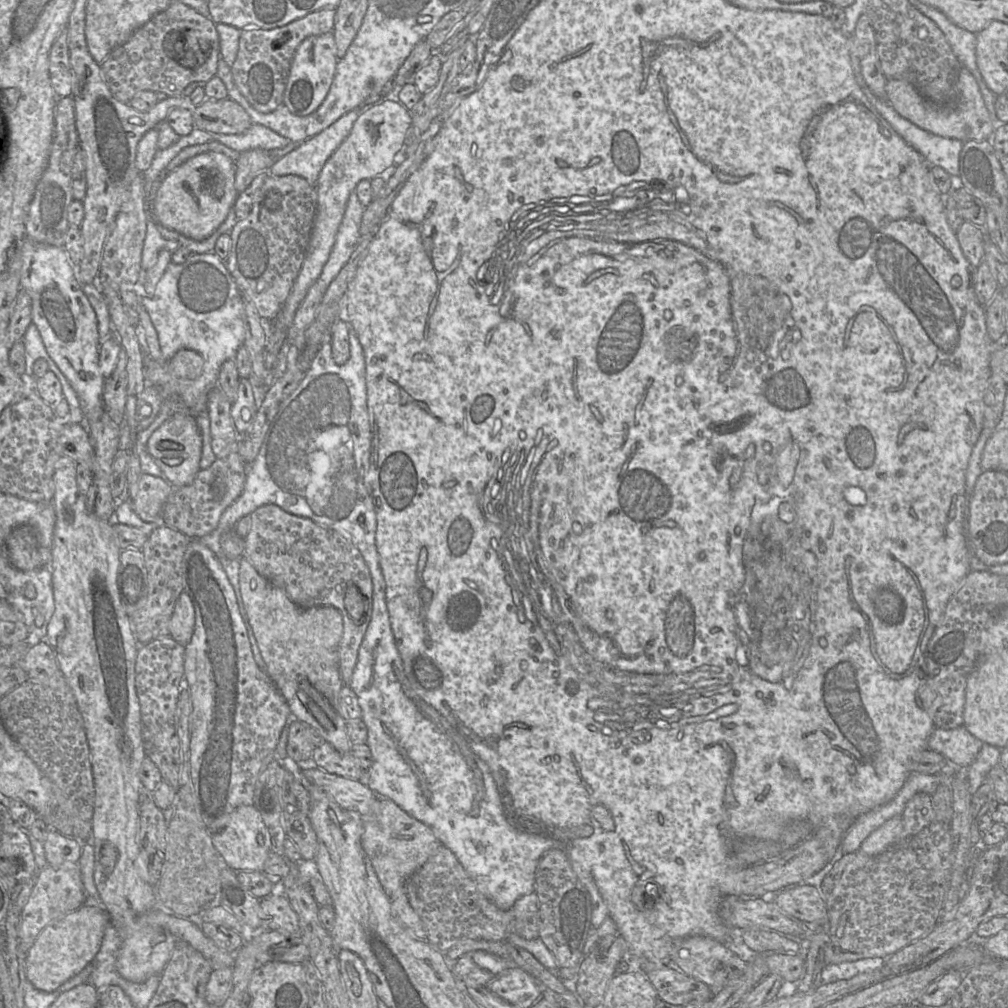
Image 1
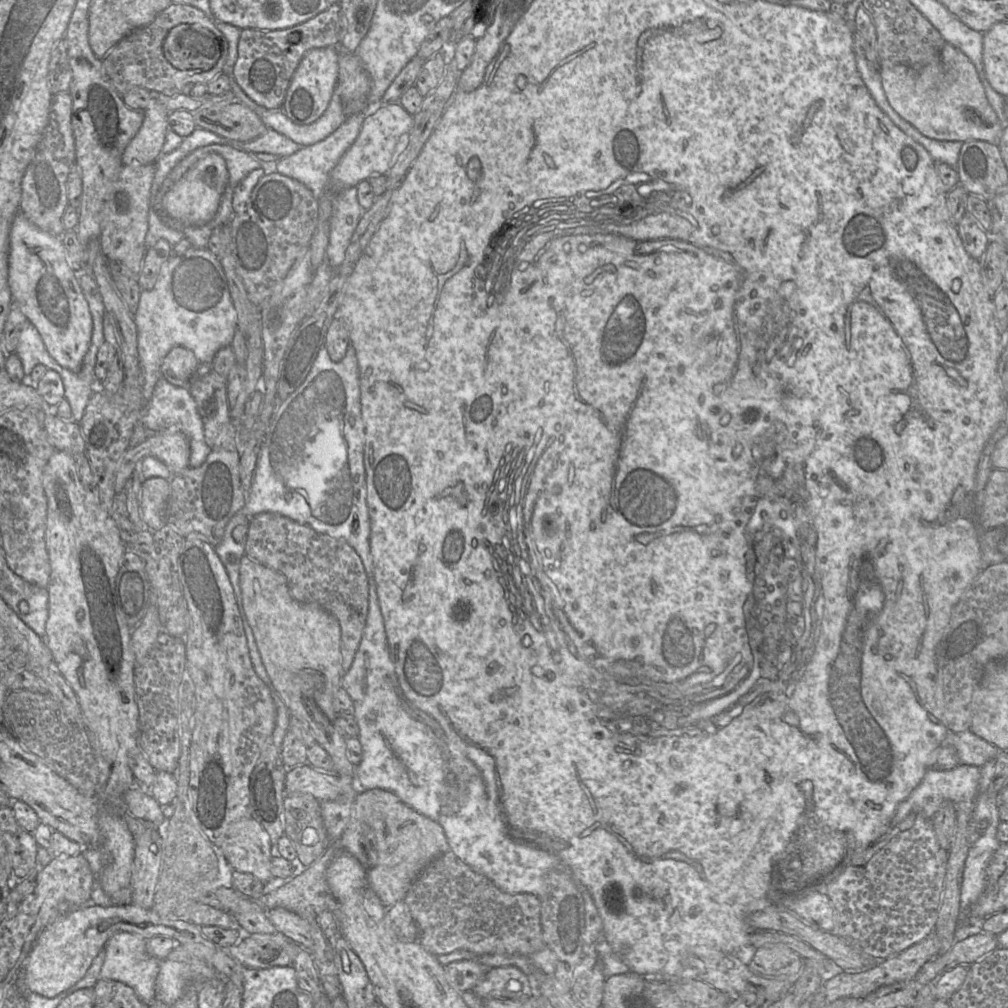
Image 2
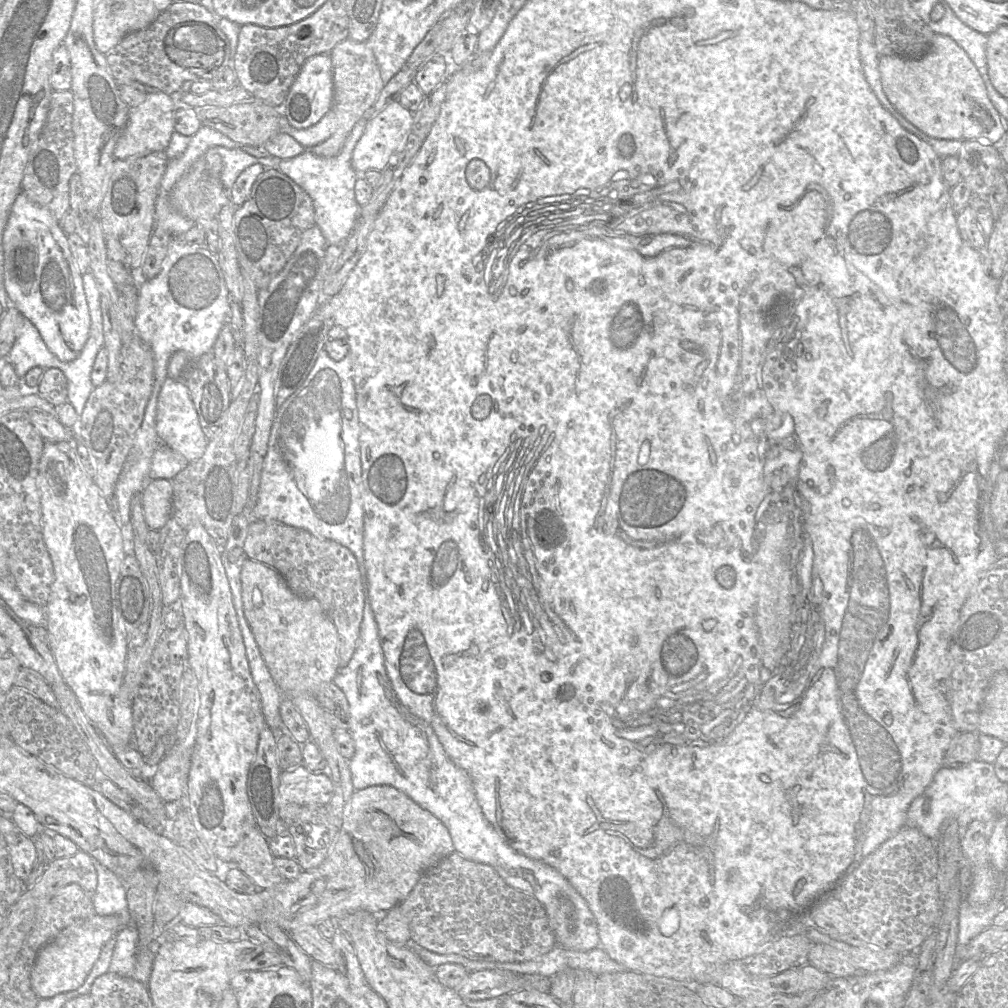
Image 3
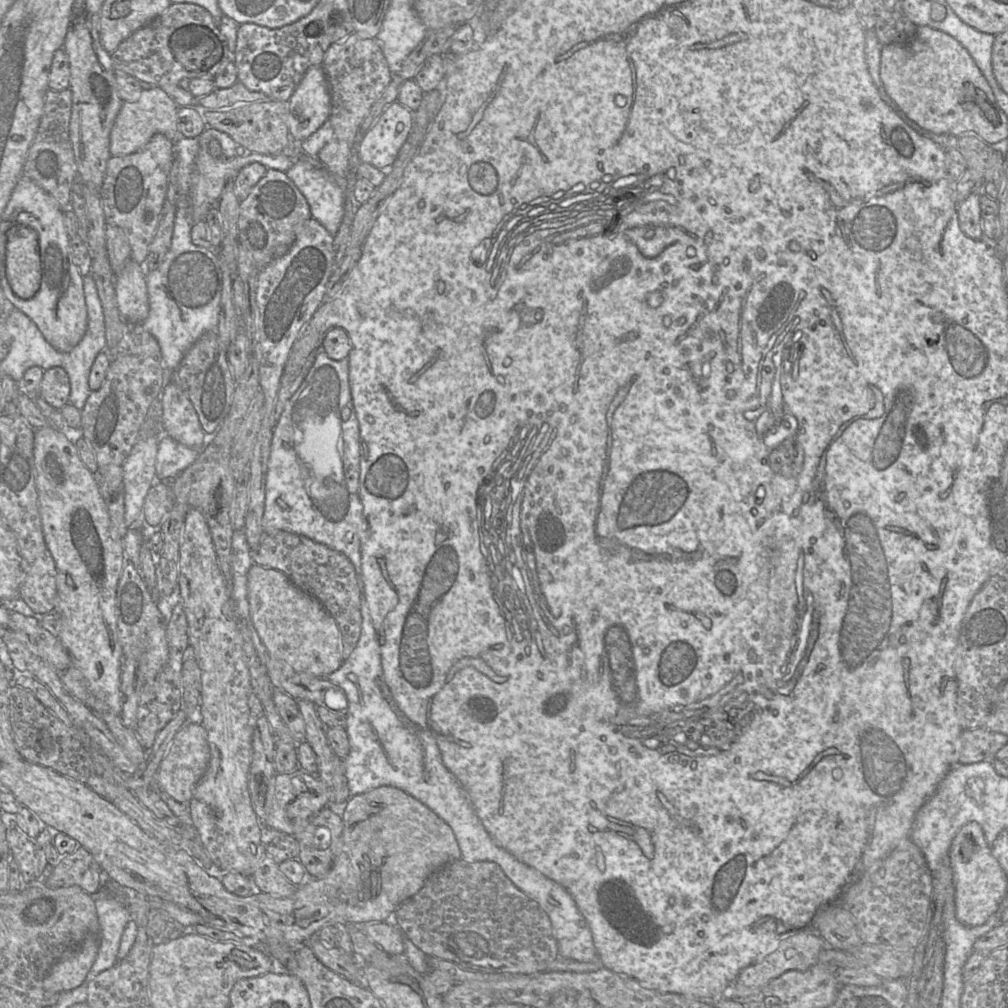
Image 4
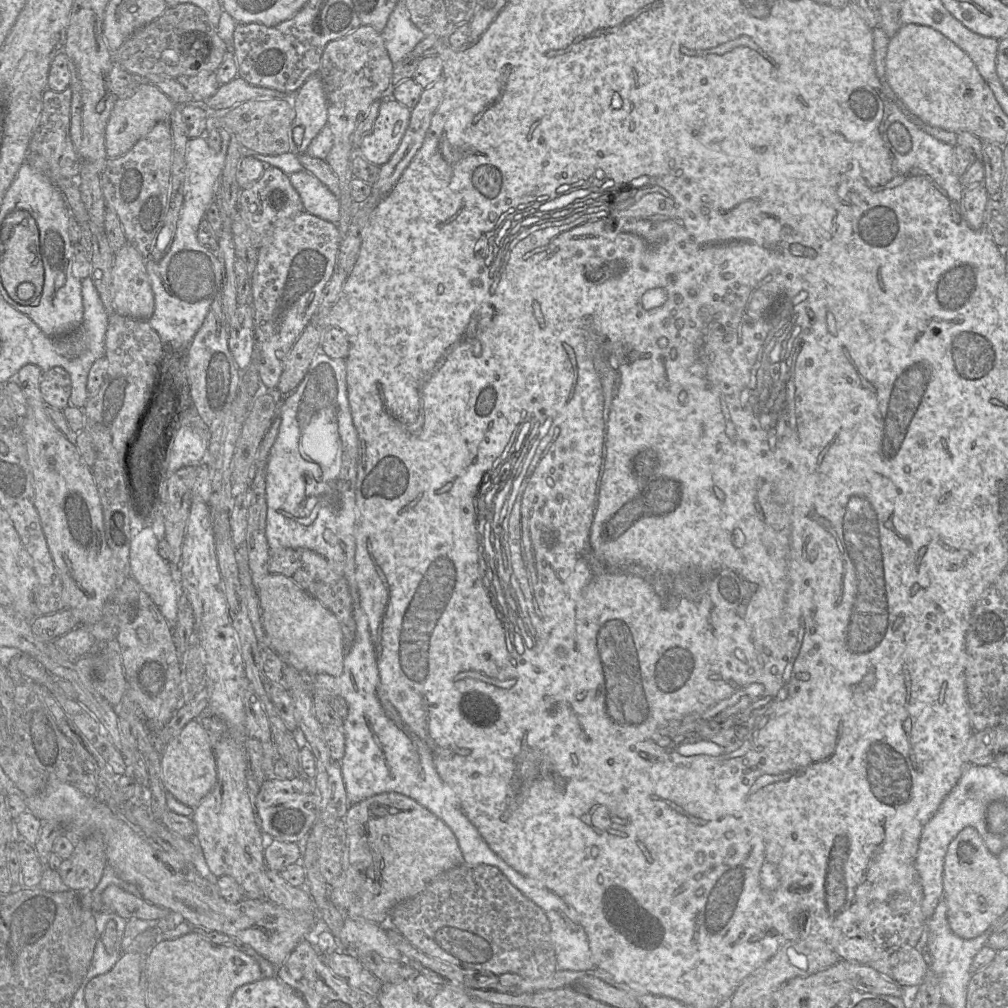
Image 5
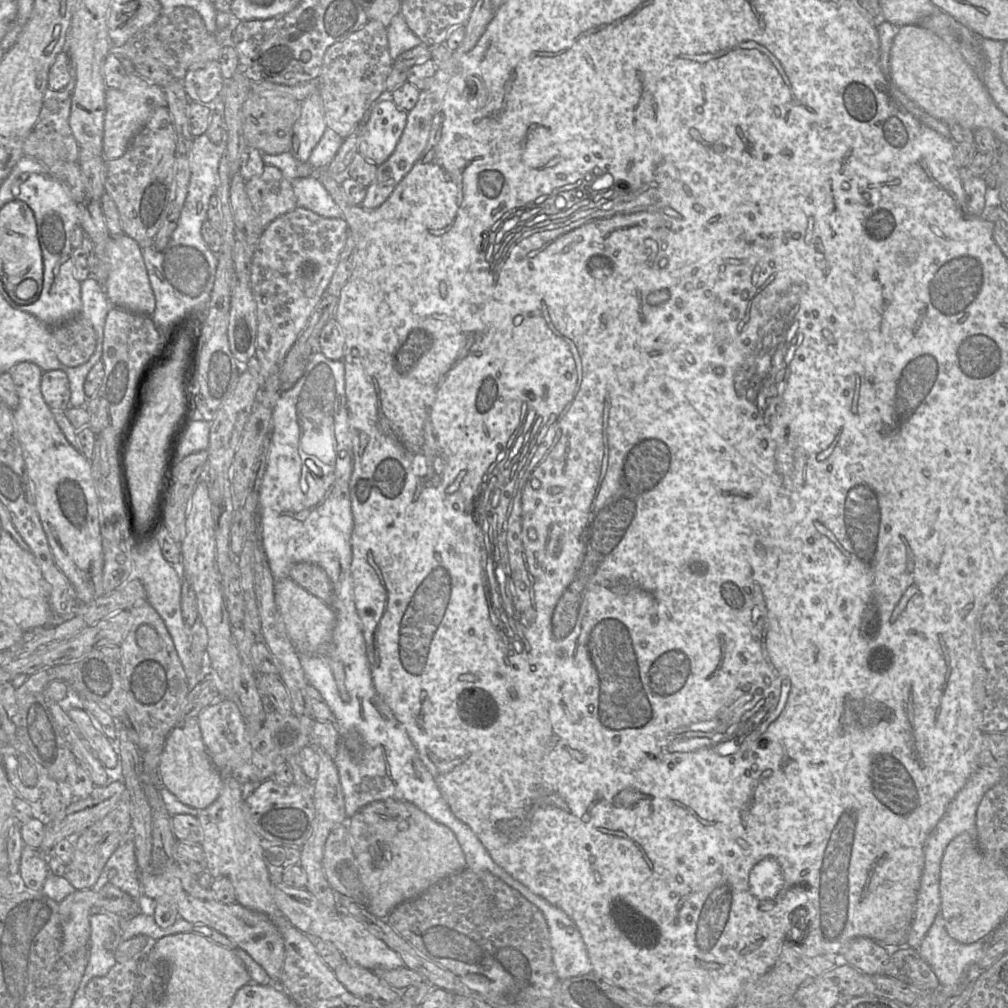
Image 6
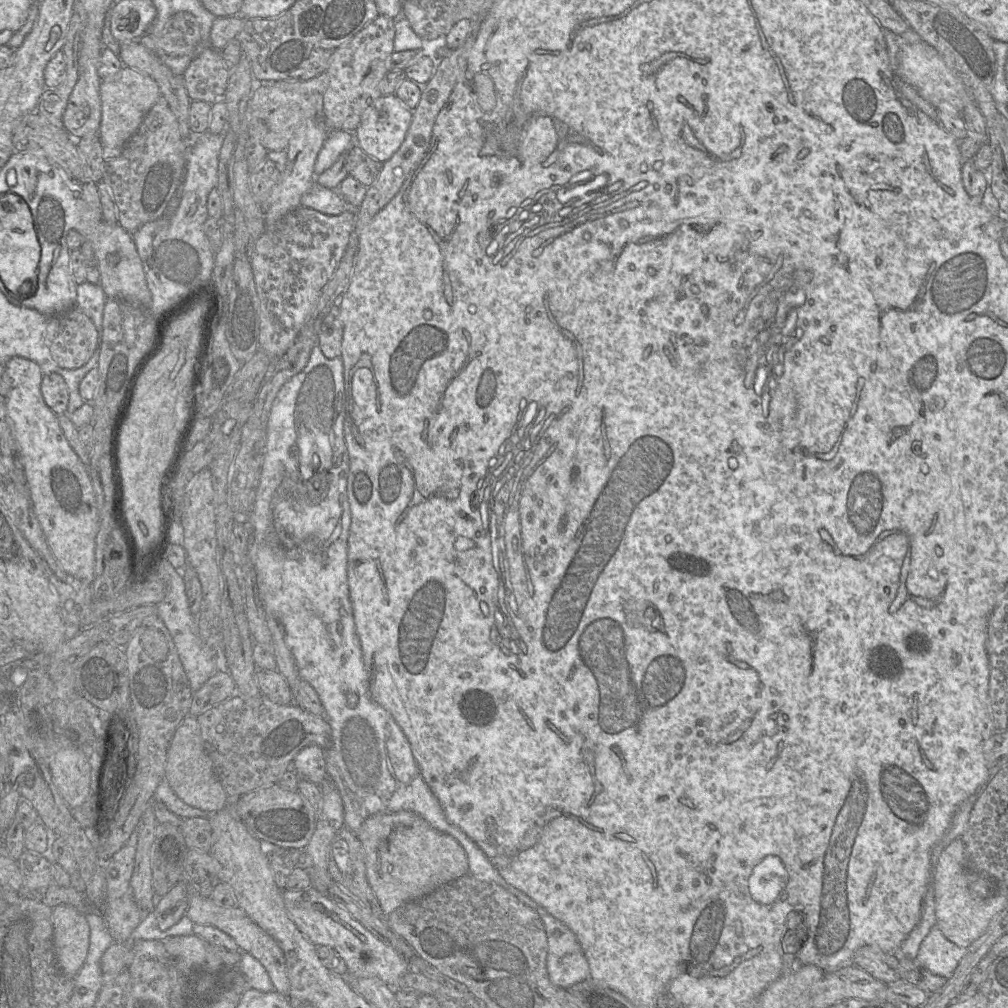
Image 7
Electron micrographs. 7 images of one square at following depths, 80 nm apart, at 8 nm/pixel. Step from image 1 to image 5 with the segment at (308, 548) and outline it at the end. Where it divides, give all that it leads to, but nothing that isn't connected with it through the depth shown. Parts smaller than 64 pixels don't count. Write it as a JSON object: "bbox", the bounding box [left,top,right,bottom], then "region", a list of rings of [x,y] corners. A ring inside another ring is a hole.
{"bbox":[268,548,356,655],"region":[[[305,548],[269,549],[268,571],[283,574],[298,584],[303,590],[319,600],[338,619],[344,643],[344,655],[352,646],[356,635],[356,621],[353,614],[353,601],[349,584],[341,568],[333,561]]]}

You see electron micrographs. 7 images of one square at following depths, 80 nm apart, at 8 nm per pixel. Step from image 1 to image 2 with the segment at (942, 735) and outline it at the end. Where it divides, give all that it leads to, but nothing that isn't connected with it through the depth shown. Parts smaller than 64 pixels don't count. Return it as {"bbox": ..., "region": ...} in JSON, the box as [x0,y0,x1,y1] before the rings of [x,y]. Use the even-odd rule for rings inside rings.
{"bbox":[941,731,1000,767],"region":[[[948,731],[941,746],[952,746],[955,748],[960,764],[981,767],[986,762],[995,759],[1000,750],[975,735],[972,731],[955,733]]]}

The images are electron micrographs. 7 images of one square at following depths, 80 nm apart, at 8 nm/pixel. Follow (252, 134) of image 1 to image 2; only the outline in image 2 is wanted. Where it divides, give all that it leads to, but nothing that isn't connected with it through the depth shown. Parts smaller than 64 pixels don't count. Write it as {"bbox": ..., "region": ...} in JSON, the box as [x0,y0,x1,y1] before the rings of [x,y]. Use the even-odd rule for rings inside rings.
{"bbox":[228,129,305,157],"region":[[[268,129],[266,133],[264,133],[263,135],[247,142],[228,140],[228,145],[240,151],[244,151],[246,153],[264,153],[265,152],[265,153],[277,155],[279,157],[290,156],[294,154],[295,152],[297,152],[300,149],[300,147],[305,147],[305,146],[298,145],[297,143],[292,141],[290,138],[286,137],[285,135],[273,129]]]}

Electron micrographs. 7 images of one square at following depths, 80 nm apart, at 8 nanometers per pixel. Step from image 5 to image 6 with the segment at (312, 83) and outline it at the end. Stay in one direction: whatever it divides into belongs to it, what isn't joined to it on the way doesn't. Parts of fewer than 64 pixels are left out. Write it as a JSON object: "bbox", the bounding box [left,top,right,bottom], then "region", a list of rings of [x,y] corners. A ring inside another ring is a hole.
{"bbox":[290,91,327,163],"region":[[[319,91],[314,92],[301,102],[301,113],[293,126],[293,137],[299,141],[298,150],[293,150],[291,144],[290,153],[300,162],[306,163],[309,157],[326,131],[327,125],[324,118],[323,103]]]}

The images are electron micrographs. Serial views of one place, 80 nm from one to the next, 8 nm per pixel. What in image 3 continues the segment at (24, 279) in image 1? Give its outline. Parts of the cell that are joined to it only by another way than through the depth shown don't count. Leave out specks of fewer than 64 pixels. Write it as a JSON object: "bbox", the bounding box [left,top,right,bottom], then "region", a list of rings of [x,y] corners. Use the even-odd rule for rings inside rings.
{"bbox":[3,191,91,361],"region":[[[22,191],[16,197],[3,232],[4,286],[10,303],[29,319],[38,329],[48,349],[61,361],[76,359],[83,349],[90,332],[91,317],[80,274],[71,254],[68,235],[49,209],[32,201]],[[18,248],[33,250],[36,255],[35,277],[31,282],[22,282],[15,271],[14,256]]]}

